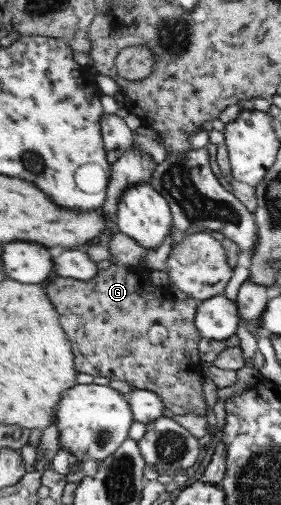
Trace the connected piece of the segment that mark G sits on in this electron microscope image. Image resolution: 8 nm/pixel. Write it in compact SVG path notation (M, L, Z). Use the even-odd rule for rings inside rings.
M114 263L107 269L100 269L97 277L90 280L64 278L57 274L48 278L45 285L48 296L60 313L60 322L63 323L68 340L75 350L75 366L79 372L93 377L106 376L111 380L122 380L135 389L155 392L162 397L175 416L206 416L206 396L202 388L206 374L202 370L204 360L199 351L203 337L195 323L201 301L193 297L176 300L165 290L152 284L150 272L150 269L140 264L126 267ZM156 324L164 326L168 336L163 342L152 344L148 334Z

